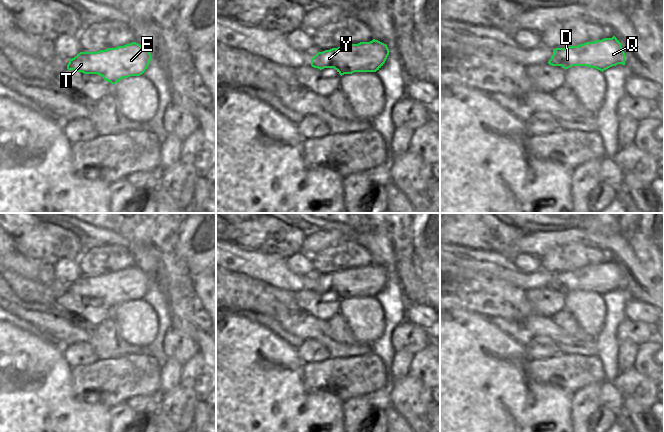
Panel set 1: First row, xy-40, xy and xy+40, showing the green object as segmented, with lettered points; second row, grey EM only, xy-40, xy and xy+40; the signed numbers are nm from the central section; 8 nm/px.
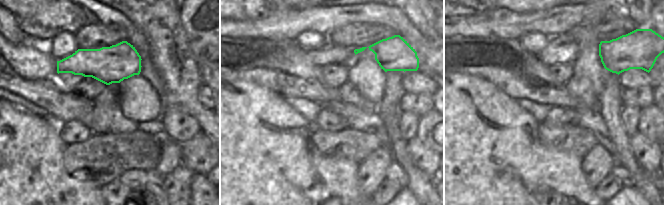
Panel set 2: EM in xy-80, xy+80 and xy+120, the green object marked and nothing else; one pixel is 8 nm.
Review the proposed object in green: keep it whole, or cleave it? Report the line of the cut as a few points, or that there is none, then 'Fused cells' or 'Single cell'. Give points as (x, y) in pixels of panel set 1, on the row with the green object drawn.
No split. Single cell

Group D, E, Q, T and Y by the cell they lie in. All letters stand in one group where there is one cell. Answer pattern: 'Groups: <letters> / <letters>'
Groups: D E Q T Y

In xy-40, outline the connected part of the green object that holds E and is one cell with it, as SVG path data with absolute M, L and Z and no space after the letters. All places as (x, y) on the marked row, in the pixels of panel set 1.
M136 42L98 52L80 52L69 60L68 70L98 74L111 84L122 78L140 76L147 69L151 54Z

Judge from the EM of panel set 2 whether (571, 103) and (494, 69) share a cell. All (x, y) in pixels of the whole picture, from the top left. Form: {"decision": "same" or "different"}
{"decision": "same"}

